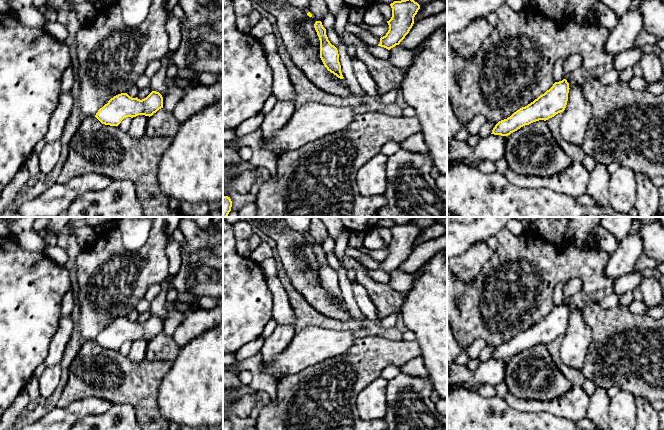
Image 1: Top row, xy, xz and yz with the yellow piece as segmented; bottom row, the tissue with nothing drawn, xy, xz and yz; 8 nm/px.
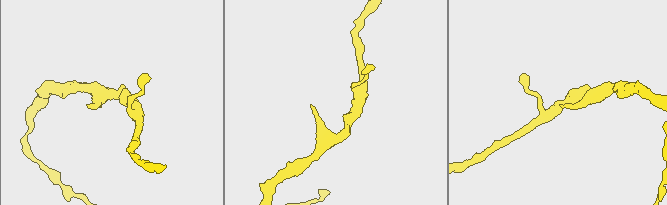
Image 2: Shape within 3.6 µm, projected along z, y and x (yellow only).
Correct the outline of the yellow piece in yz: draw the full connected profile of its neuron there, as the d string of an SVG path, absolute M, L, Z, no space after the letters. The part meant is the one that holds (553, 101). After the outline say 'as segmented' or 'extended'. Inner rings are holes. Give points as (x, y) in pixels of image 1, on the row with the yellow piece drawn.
M566 79L555 82L544 94L533 102L514 112L507 119L499 121L491 134L508 136L525 125L539 120L548 120L566 108L569 93Z; as segmented

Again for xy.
M152 91L146 98L132 98L127 93L121 93L111 98L107 104L98 110L95 117L105 125L118 126L126 117L138 115L152 116L163 108L163 97L159 92Z; as segmented

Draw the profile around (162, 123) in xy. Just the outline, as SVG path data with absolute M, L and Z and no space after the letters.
M161 108L149 117L145 135L148 137L163 136L173 138L178 129L179 123L172 112L168 112L164 108Z

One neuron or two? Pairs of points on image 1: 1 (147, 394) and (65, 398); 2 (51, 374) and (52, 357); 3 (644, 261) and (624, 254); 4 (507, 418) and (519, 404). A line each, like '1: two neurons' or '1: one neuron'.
1: one neuron
2: two neurons
3: two neurons
4: two neurons

